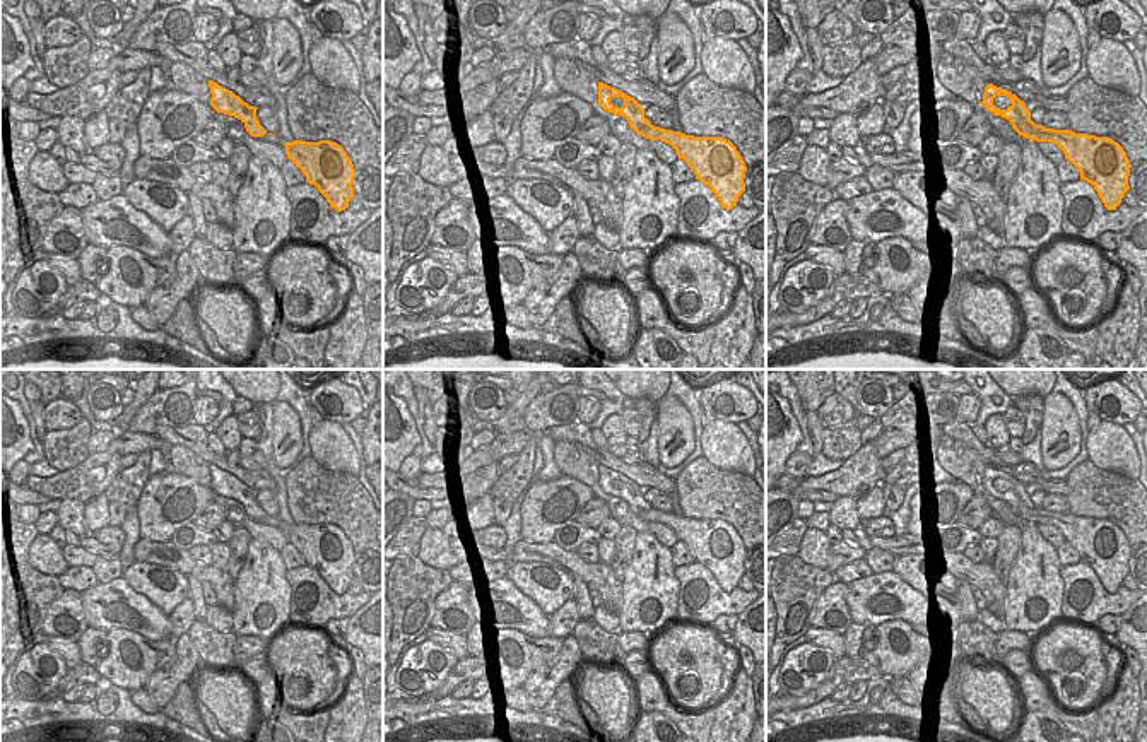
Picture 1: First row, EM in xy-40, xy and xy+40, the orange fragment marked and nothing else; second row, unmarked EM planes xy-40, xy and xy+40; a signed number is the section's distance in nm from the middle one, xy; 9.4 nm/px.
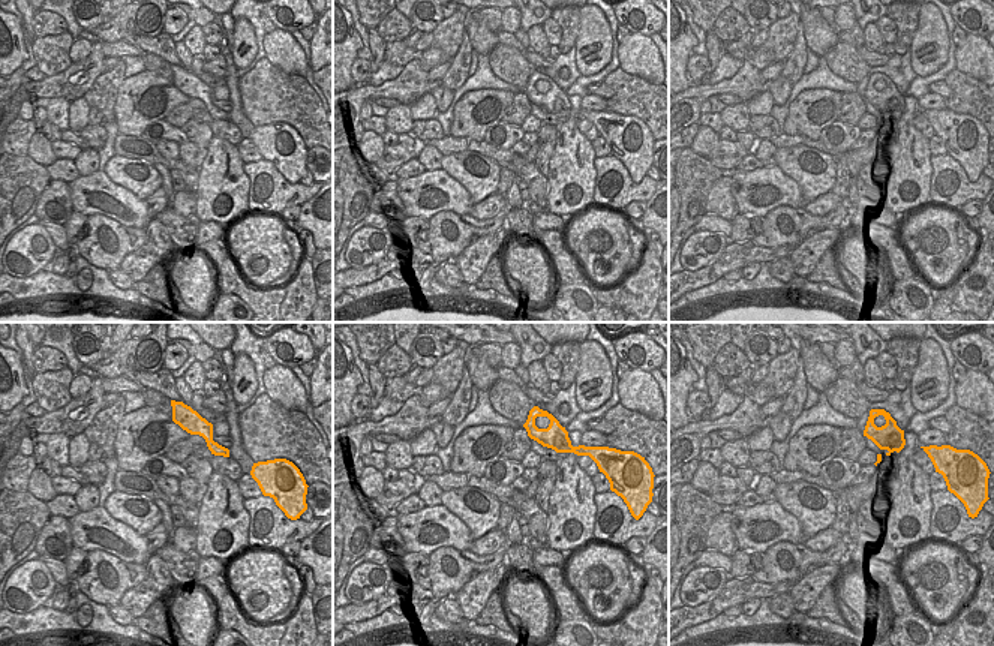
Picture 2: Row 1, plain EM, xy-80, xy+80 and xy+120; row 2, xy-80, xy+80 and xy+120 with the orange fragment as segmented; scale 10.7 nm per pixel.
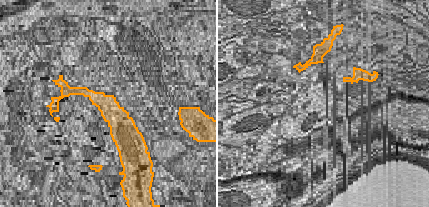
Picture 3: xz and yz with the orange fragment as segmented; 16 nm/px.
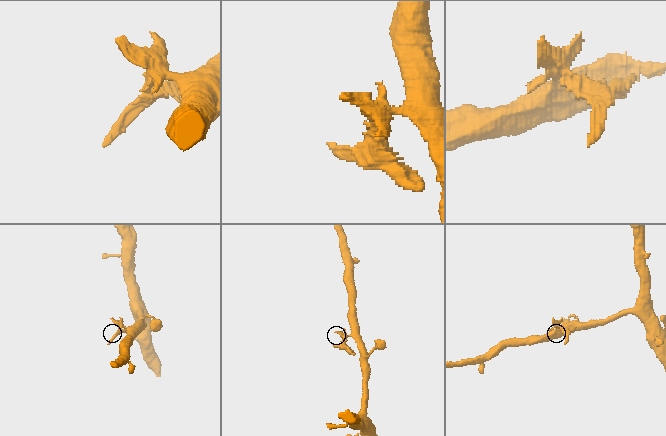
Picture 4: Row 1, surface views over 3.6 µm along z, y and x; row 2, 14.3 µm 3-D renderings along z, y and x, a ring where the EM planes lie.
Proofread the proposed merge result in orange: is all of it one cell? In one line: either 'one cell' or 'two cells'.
two cells

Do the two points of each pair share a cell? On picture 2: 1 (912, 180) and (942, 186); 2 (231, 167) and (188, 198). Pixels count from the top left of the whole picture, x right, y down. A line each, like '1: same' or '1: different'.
1: different
2: different

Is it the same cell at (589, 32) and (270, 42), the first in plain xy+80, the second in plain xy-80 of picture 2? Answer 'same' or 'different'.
different

